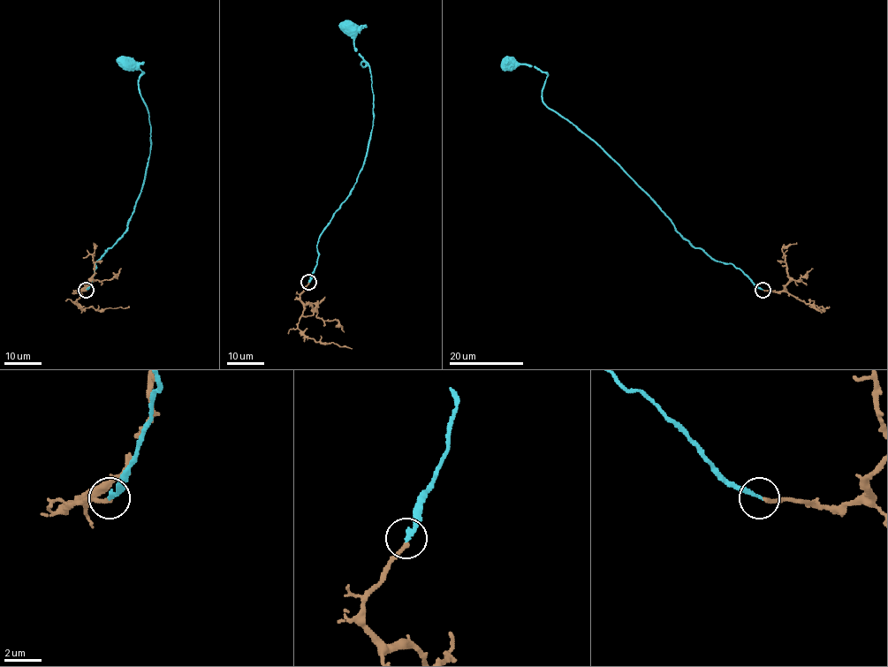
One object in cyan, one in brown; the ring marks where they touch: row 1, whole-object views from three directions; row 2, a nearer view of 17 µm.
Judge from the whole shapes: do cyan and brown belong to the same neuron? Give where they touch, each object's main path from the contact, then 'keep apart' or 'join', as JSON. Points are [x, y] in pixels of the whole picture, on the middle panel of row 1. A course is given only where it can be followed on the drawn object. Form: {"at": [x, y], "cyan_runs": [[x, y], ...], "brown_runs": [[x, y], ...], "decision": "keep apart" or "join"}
{"at": [308, 282], "cyan_runs": [[308, 283], [318, 257], [319, 235], [356, 181], [372, 128], [370, 69], [361, 63], [366, 64], [350, 27]], "brown_runs": [[308, 283], [299, 295], [304, 306], [298, 328], [321, 343], [333, 342], [352, 348]], "decision": "keep apart"}

